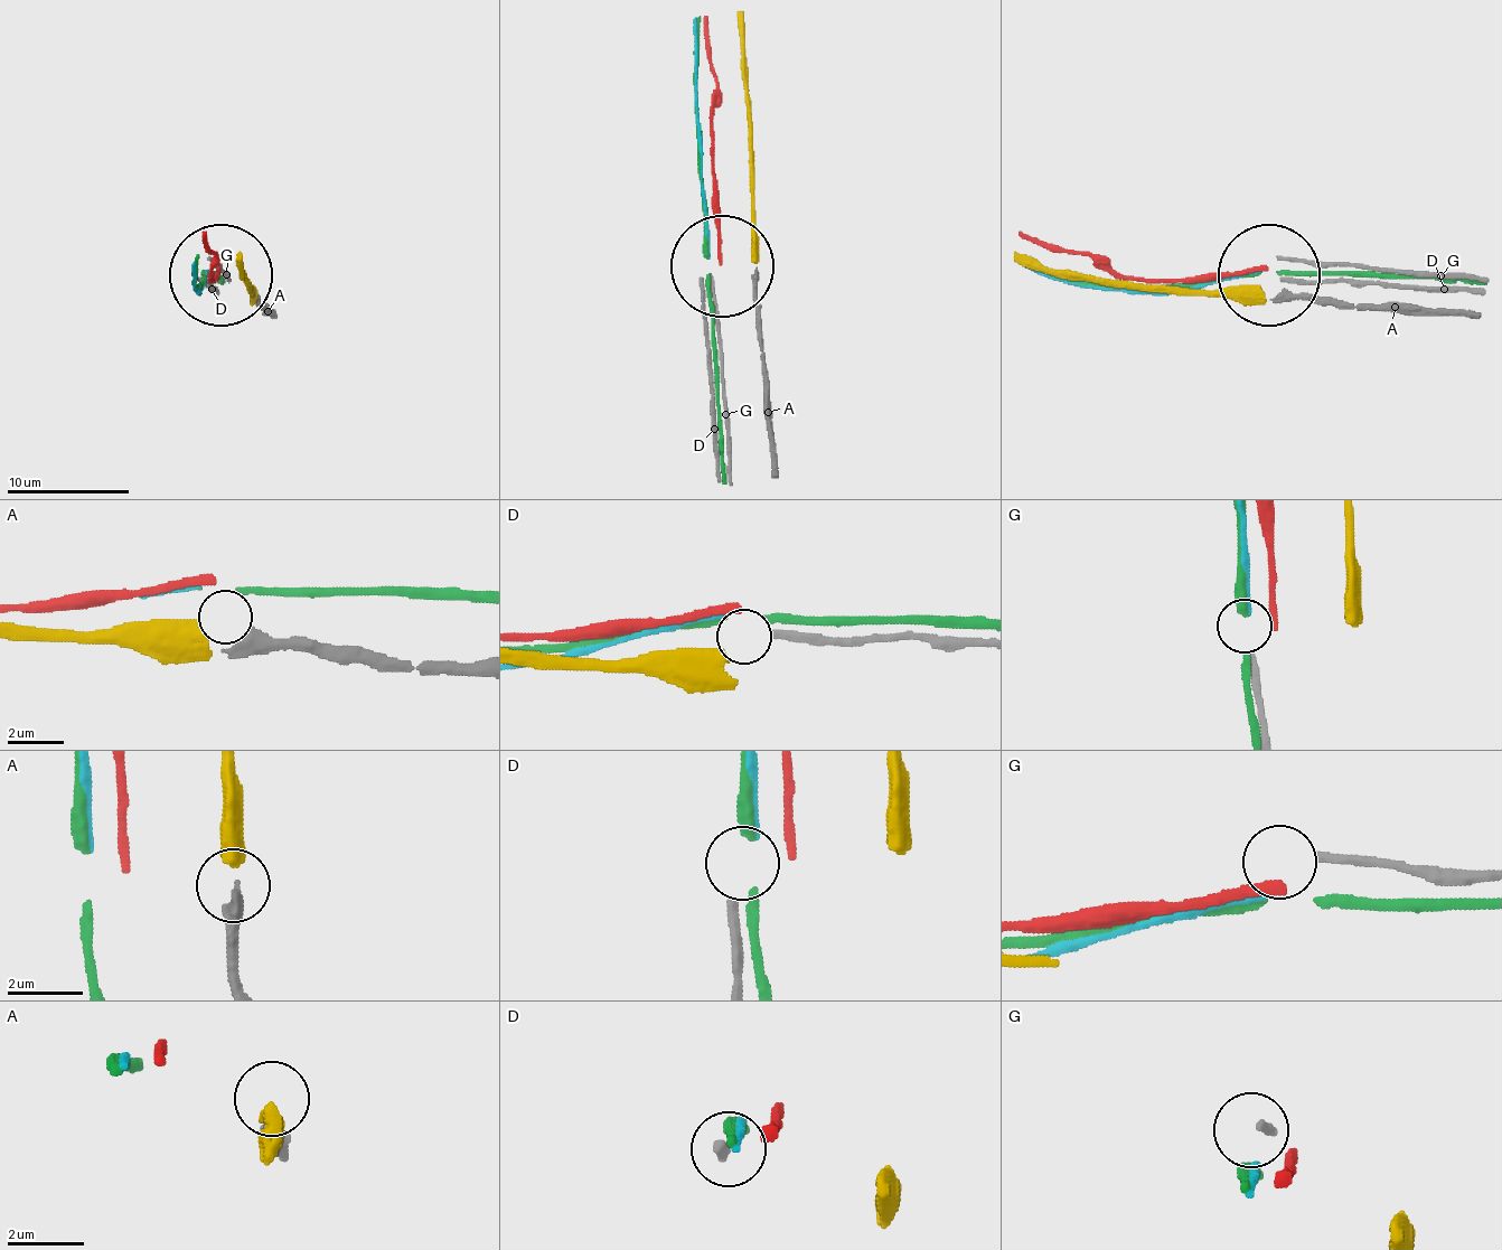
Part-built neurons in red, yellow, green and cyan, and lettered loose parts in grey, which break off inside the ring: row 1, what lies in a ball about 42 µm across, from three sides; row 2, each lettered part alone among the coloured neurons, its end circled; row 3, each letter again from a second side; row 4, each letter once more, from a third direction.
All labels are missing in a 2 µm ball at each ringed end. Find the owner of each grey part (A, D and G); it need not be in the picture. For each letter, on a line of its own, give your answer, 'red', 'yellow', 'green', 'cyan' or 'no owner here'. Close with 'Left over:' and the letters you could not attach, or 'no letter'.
A: yellow
D: no owner here
G: no owner here
Left over: D, G

